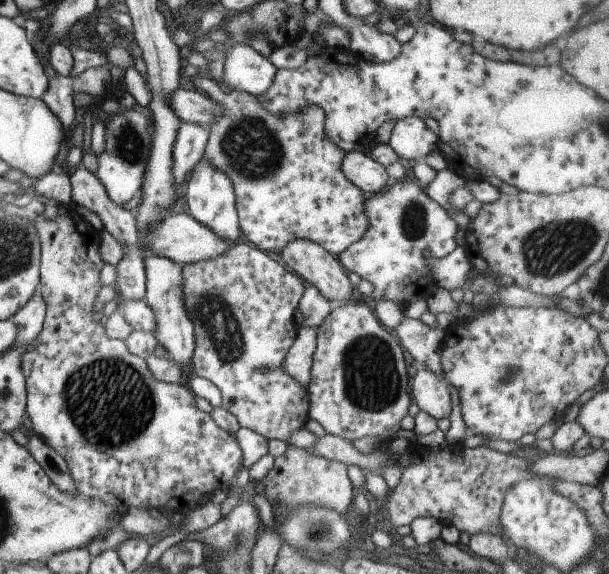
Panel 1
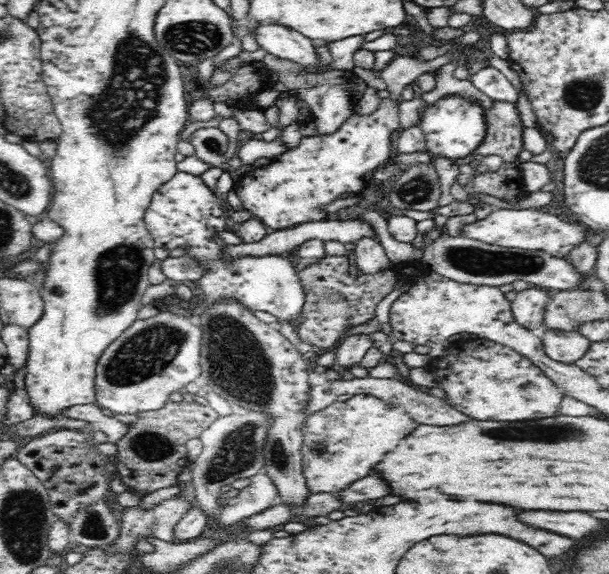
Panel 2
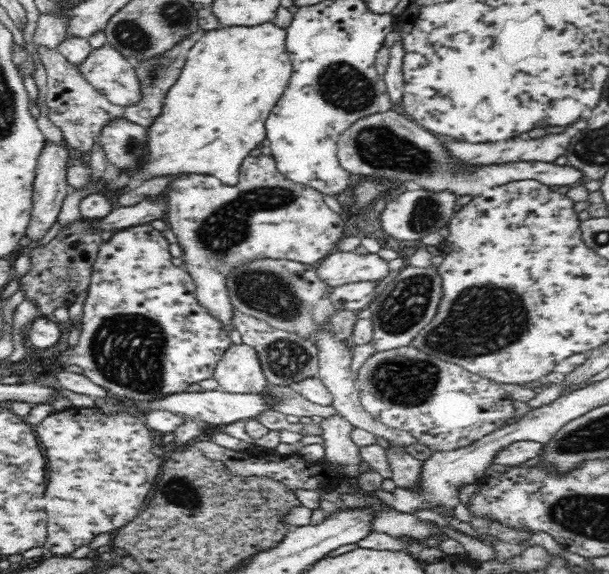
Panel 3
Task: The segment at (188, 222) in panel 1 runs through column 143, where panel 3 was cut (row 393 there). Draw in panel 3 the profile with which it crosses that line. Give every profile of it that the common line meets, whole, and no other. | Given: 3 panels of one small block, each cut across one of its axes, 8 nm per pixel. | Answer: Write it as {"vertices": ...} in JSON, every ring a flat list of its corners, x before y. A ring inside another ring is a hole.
{"vertices":[[232,344,214,370,220,390,236,394,259,394,267,386,258,353,250,345]]}

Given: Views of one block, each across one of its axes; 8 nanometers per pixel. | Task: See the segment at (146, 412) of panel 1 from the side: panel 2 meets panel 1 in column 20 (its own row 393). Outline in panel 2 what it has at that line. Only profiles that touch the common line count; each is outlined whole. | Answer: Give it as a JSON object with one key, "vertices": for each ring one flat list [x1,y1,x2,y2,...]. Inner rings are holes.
{"vertices":[[370,393,352,395,344,402,336,400,330,406,312,413,303,424,301,446,303,476,307,481,309,492,311,494,322,494,322,492,334,494,349,488,354,482,370,474,370,468,374,468,380,462,380,458,388,452,386,448,406,438,416,426,418,422,408,415,406,409,398,401,380,399]]}

